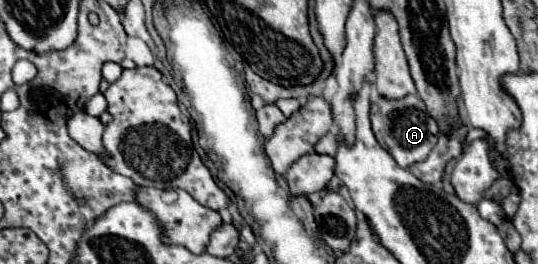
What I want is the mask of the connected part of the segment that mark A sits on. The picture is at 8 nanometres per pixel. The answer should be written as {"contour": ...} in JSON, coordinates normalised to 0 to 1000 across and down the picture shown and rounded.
{"contour":[[[751,364],[743,379],[703,371],[699,386],[691,386],[688,462],[703,545],[736,606],[743,636],[758,636],[766,614],[788,606],[810,553],[818,515],[818,500],[810,492],[810,462],[803,462],[788,386],[781,386],[777,364]]]}

